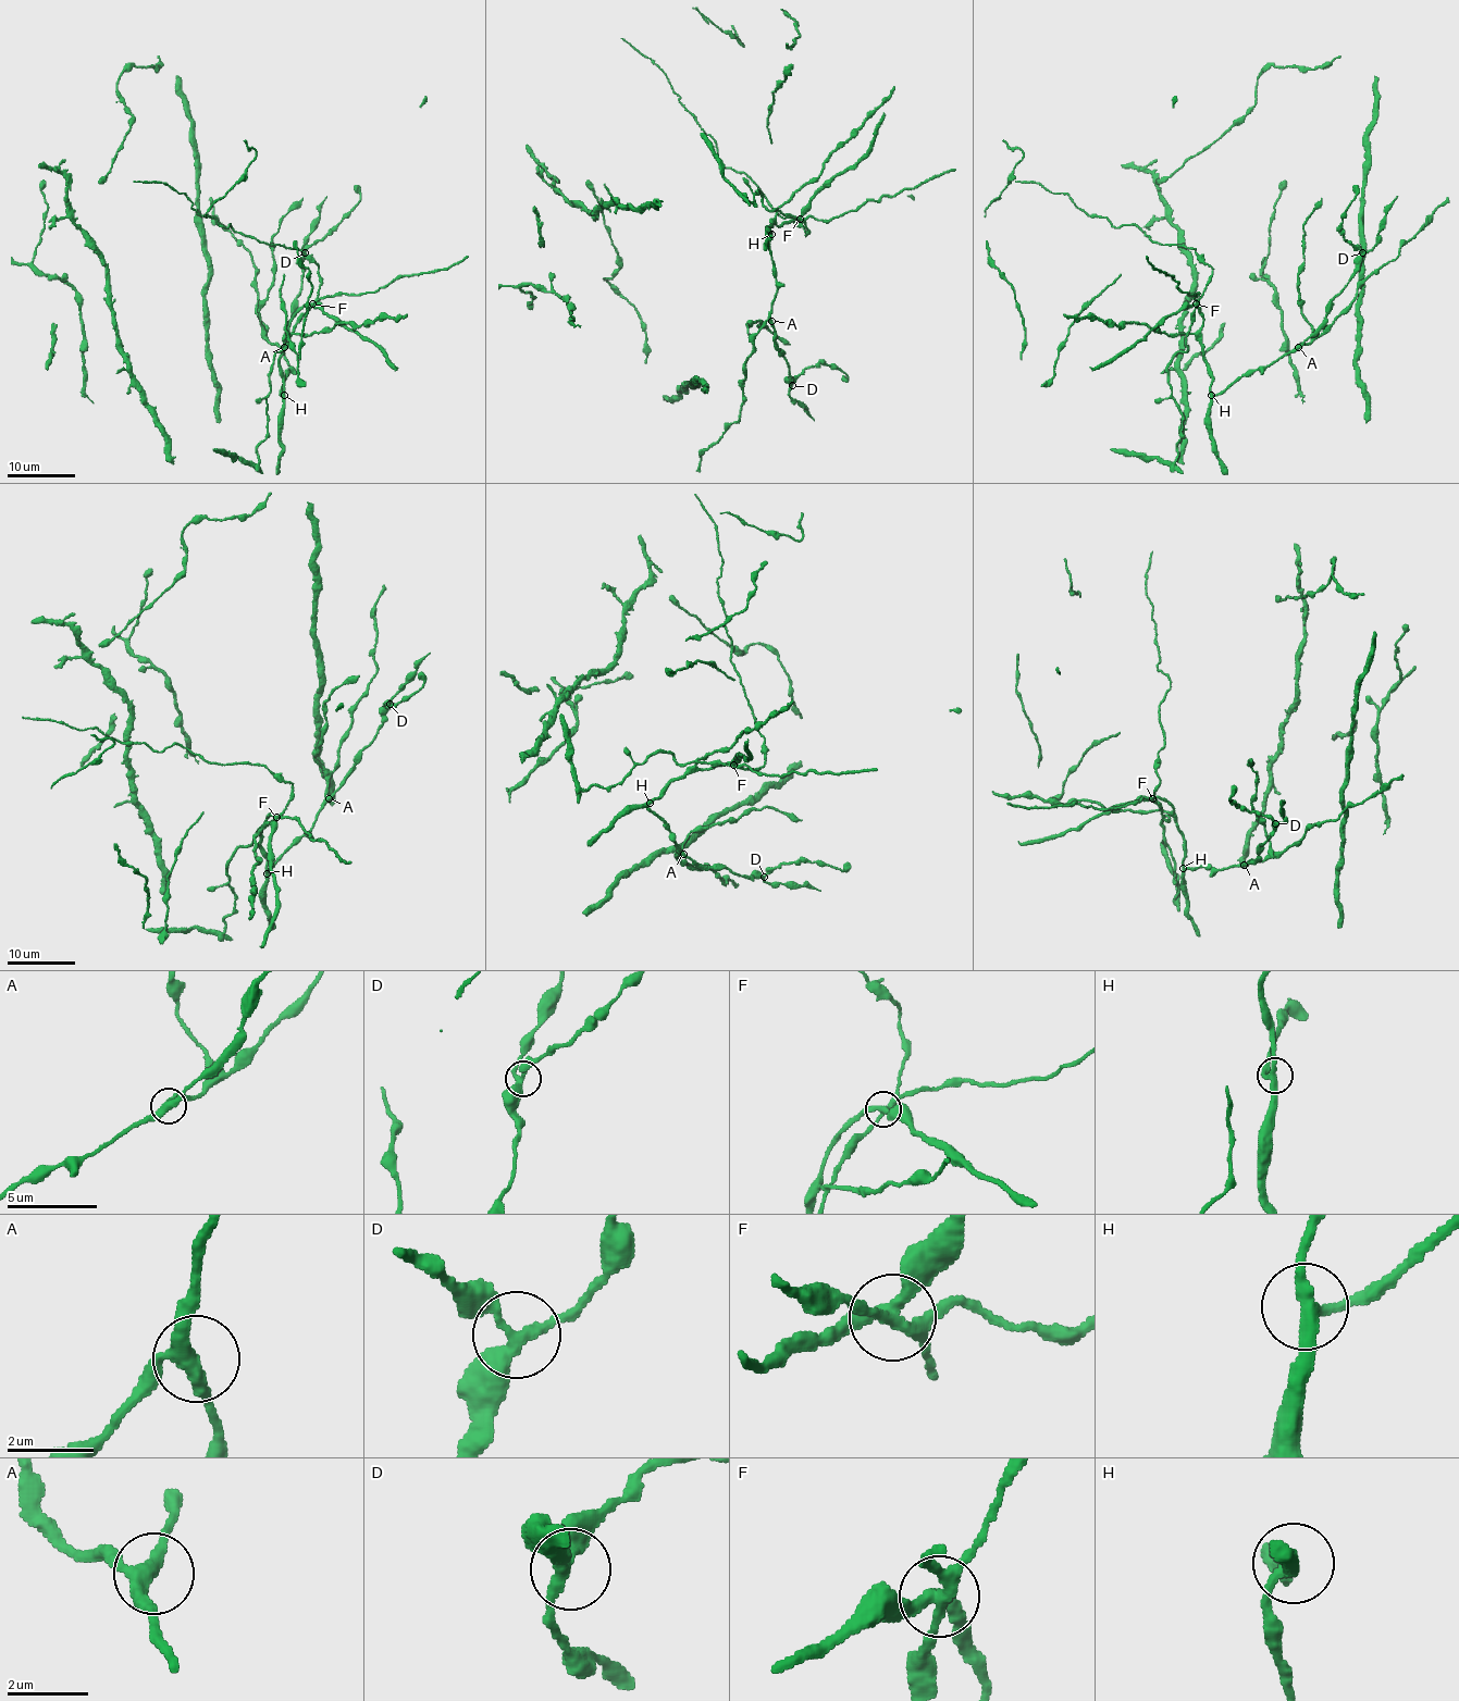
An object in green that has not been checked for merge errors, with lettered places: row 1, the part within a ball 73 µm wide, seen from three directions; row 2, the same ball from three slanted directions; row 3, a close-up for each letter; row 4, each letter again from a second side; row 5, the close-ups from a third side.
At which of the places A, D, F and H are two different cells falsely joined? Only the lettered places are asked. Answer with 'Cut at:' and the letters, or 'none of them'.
Cut at: F

